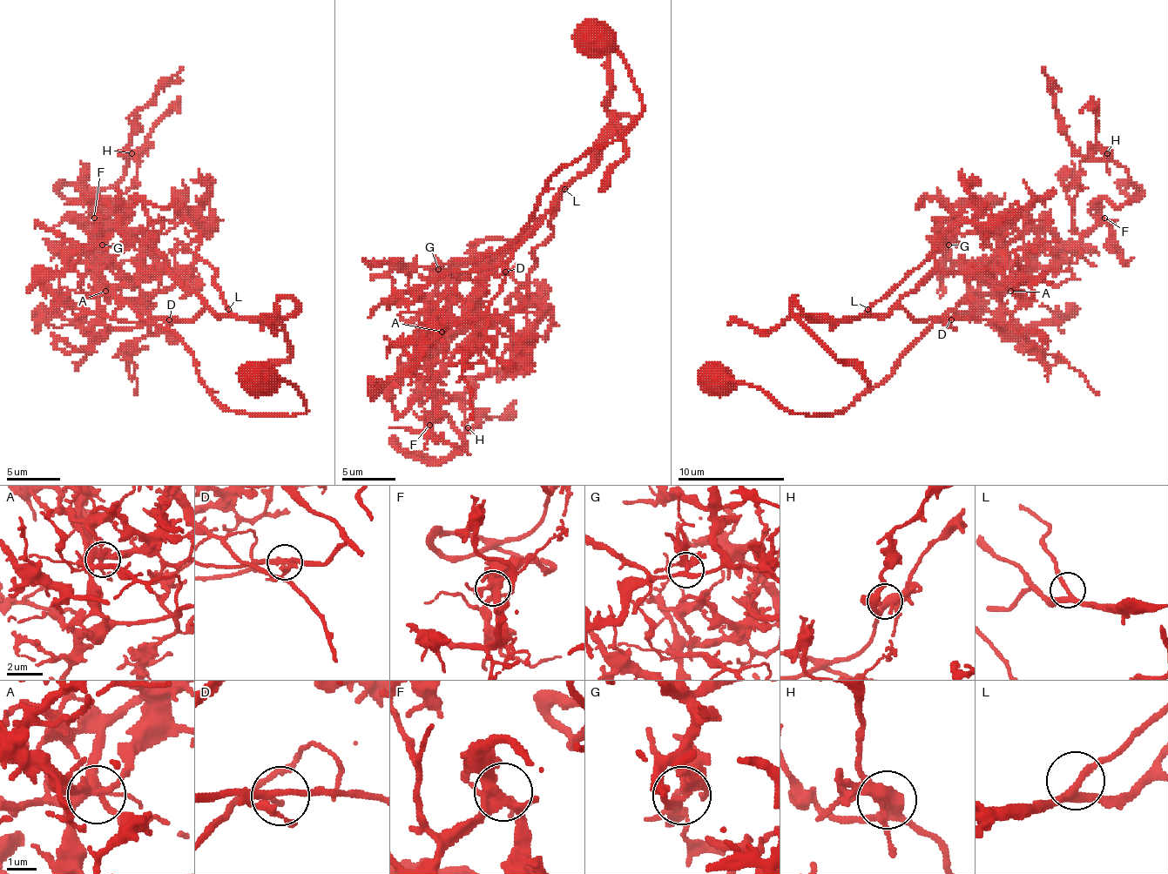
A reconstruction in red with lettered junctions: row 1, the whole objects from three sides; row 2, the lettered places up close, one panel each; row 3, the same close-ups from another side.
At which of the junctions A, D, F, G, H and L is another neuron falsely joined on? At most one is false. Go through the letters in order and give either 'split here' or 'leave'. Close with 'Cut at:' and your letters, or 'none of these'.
A: split here
D: leave
F: leave
G: leave
H: leave
L: leave
Cut at: A

